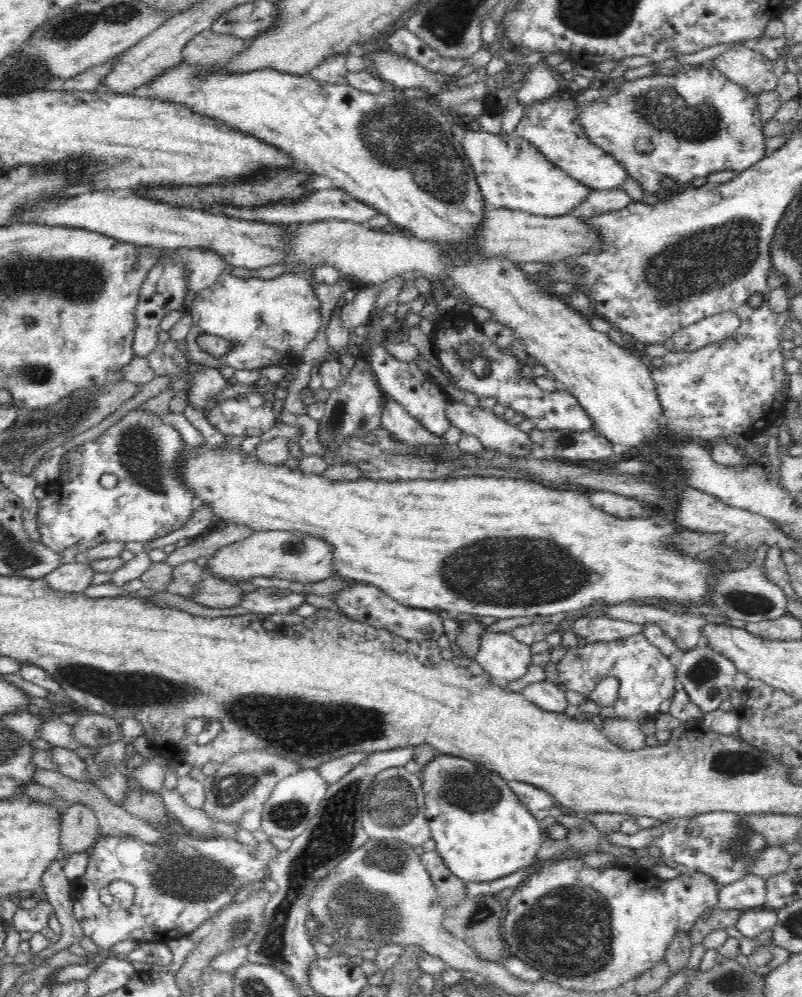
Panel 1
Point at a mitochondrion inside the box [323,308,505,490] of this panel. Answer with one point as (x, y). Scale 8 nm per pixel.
(439, 459)

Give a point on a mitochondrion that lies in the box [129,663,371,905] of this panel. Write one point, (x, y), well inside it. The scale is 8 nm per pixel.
(230, 788)

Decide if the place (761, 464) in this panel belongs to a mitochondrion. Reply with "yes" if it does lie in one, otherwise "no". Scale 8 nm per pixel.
no

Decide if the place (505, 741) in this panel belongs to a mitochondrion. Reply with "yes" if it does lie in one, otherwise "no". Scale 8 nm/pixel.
no

